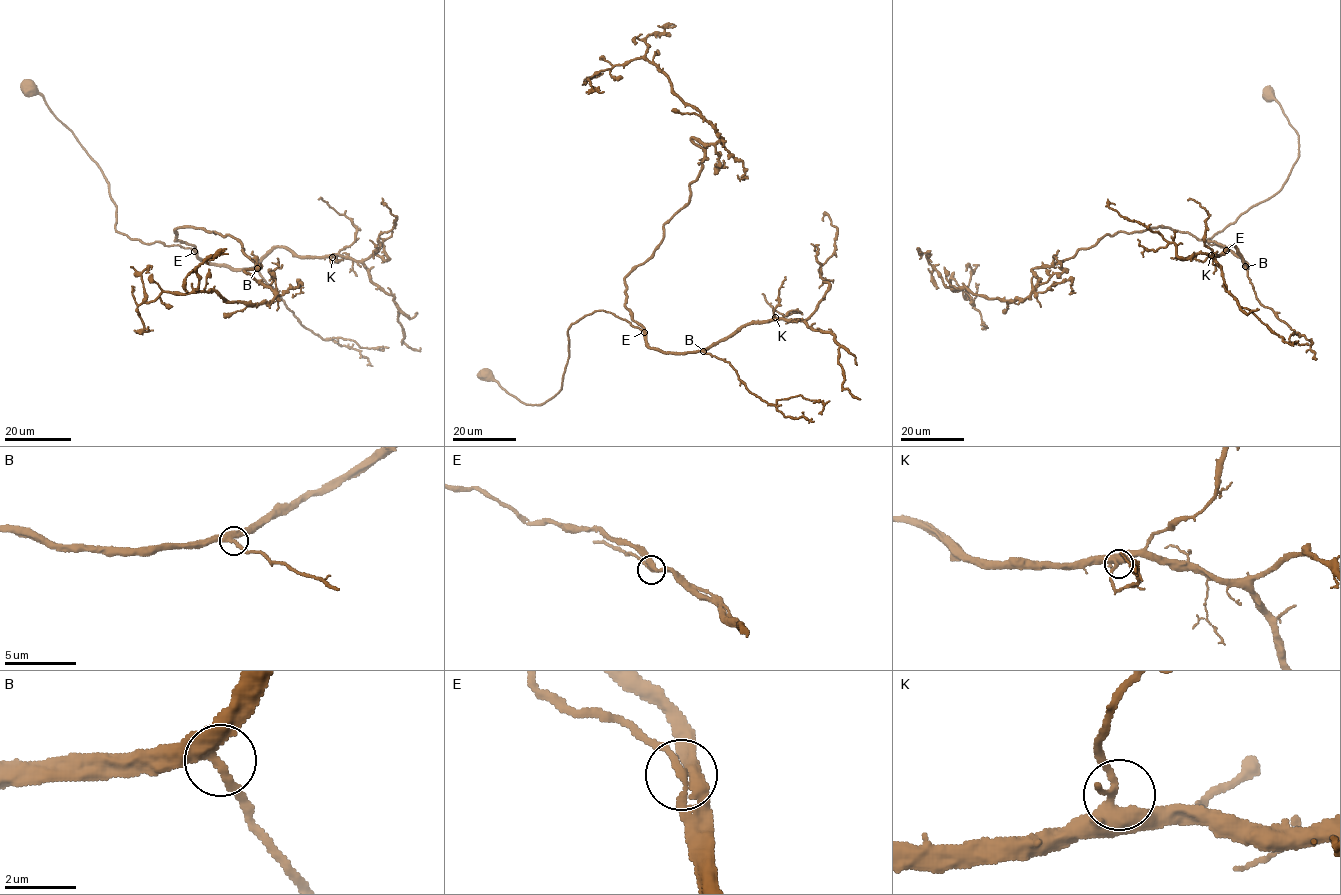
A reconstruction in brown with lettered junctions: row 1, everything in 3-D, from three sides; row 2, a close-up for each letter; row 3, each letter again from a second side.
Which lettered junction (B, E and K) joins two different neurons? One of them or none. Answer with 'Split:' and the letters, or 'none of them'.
Split: none of them

